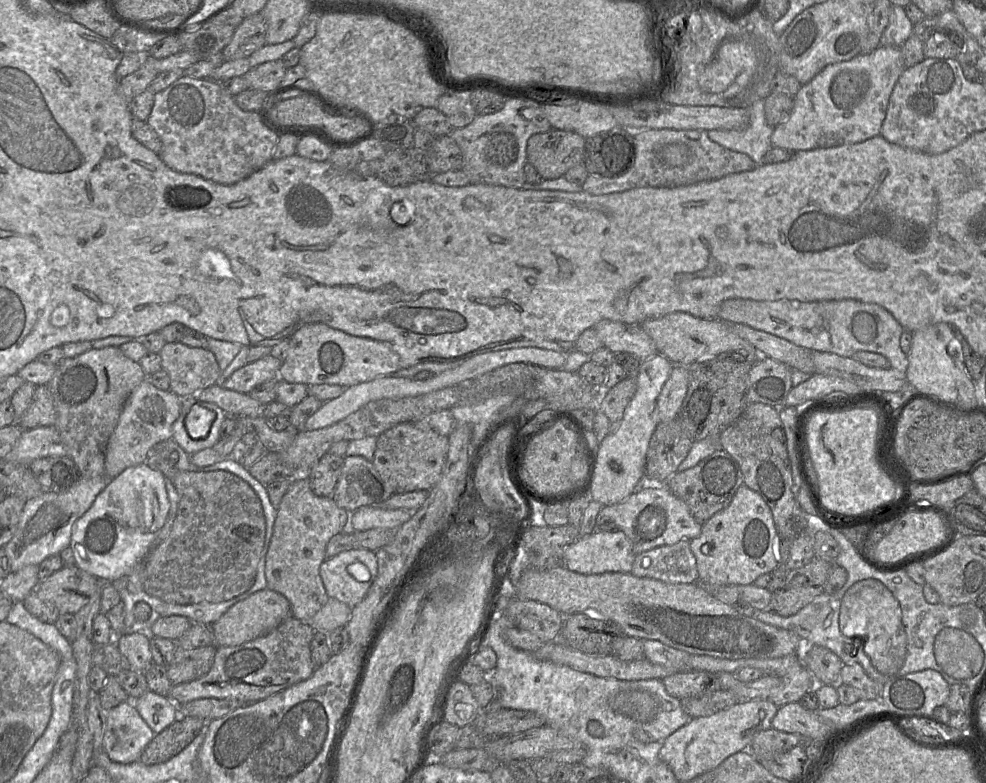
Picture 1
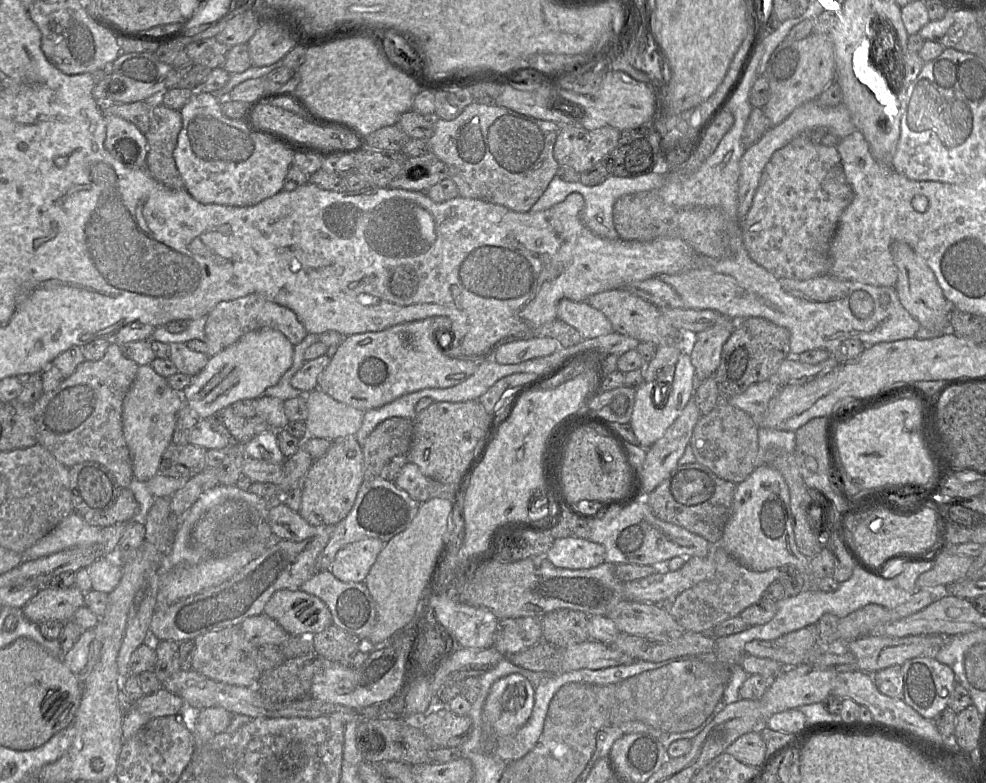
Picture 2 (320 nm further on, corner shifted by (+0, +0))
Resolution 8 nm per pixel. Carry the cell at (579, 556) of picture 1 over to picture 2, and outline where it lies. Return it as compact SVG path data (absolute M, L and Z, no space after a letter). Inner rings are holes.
M568 536L555 539L545 556L559 568L588 569L605 562L605 548L589 539Z

